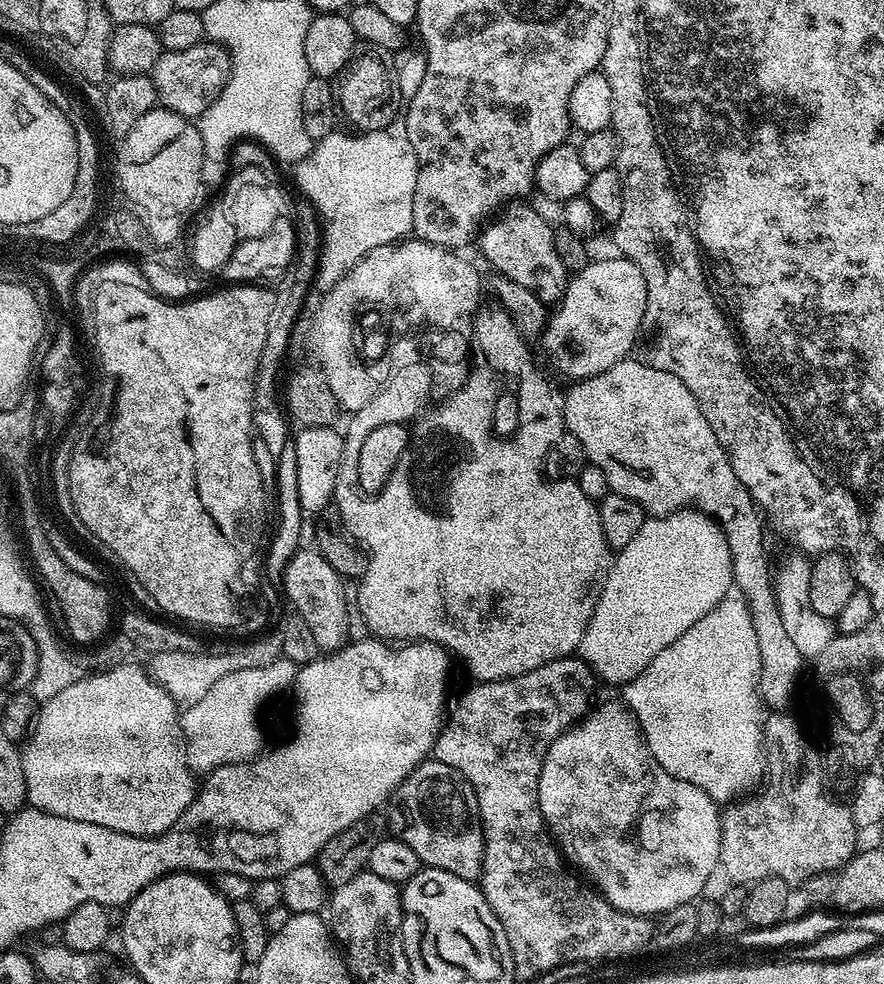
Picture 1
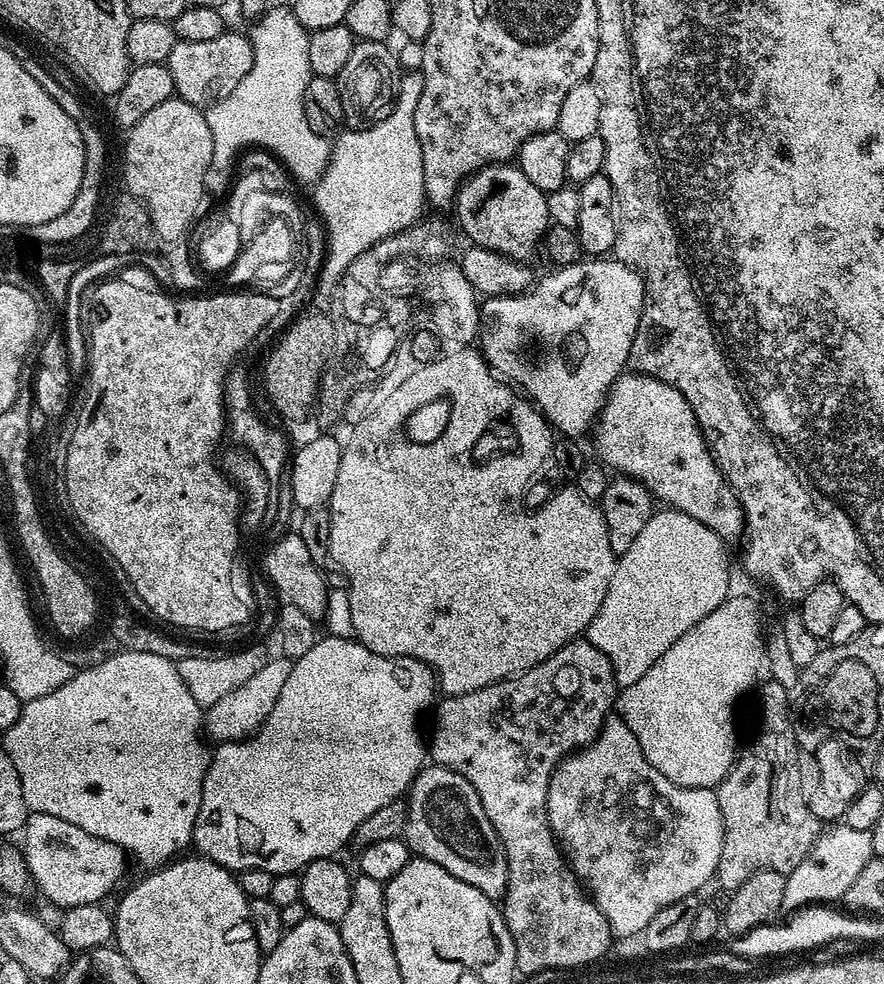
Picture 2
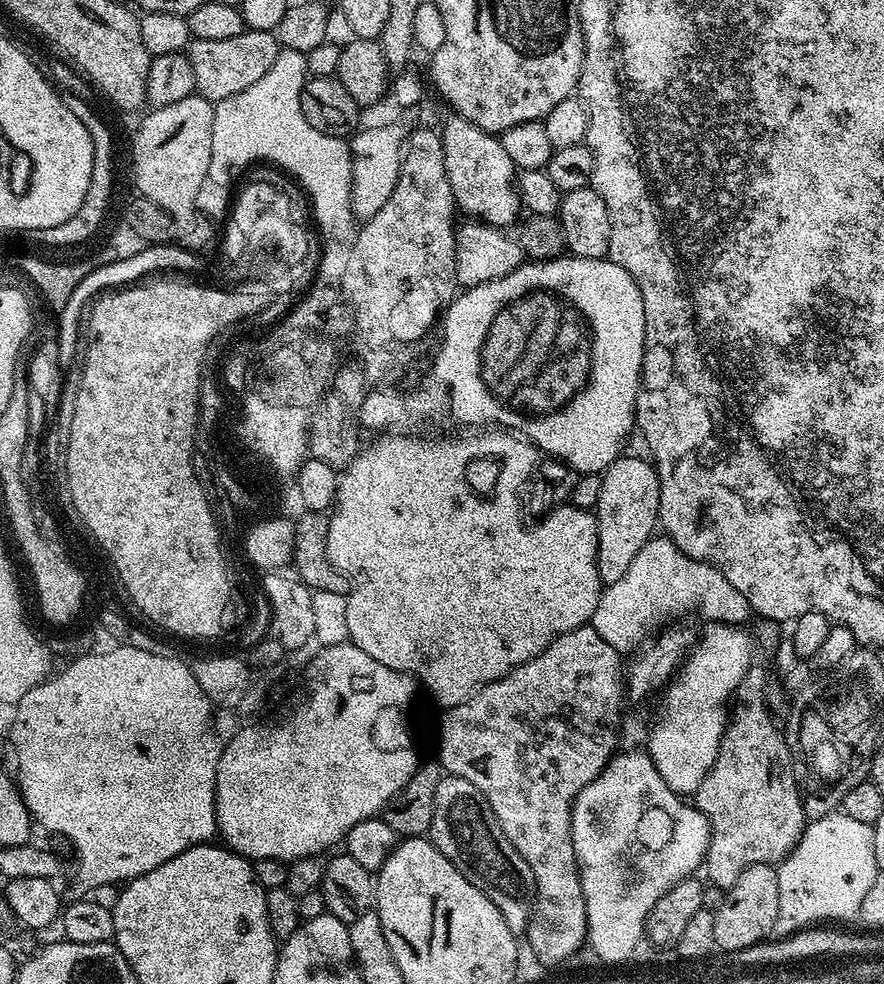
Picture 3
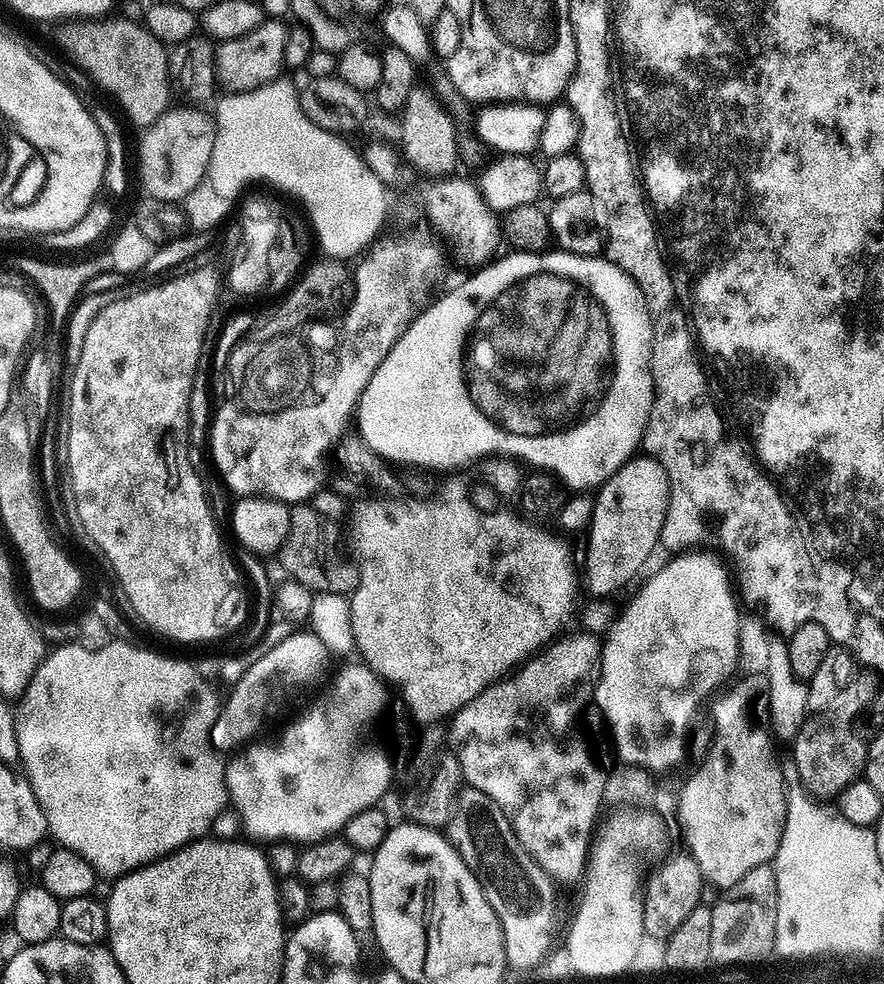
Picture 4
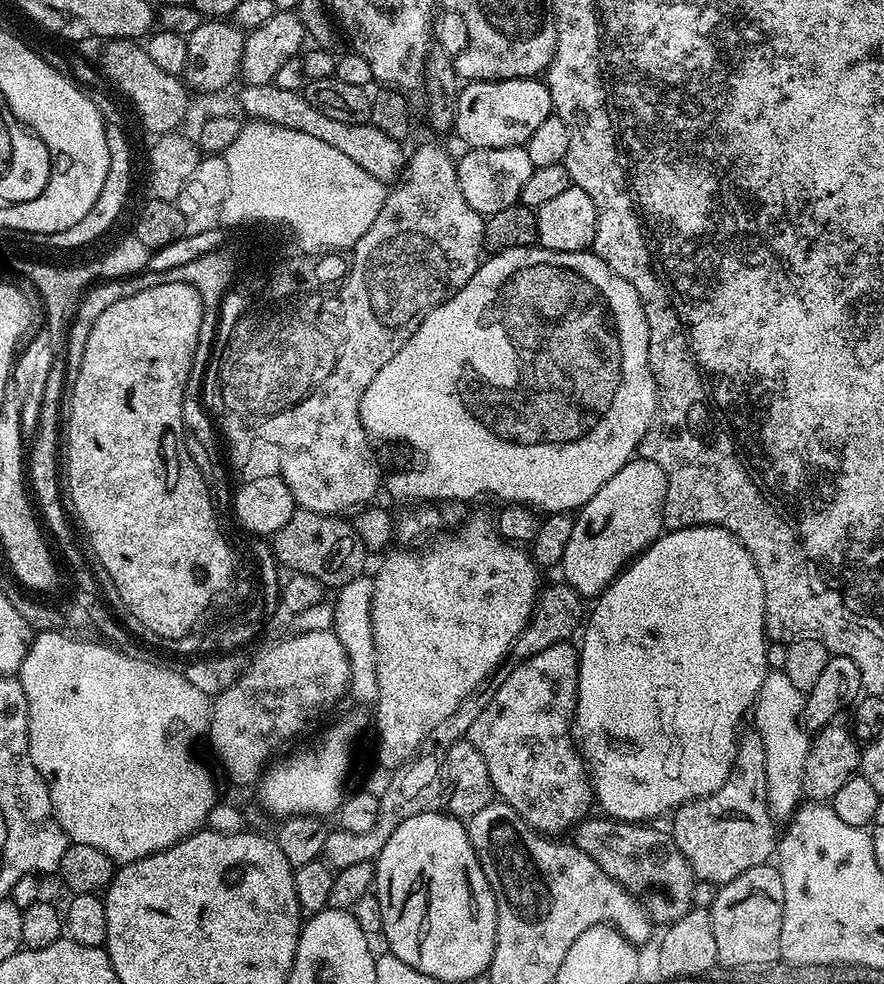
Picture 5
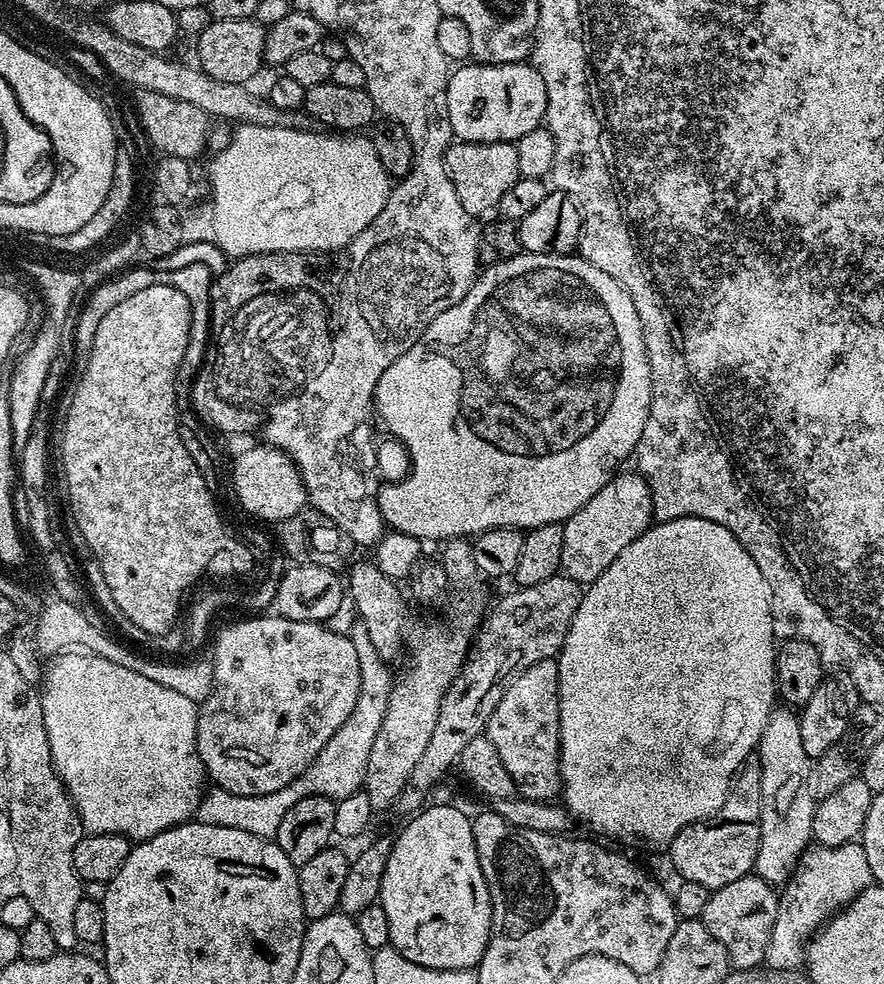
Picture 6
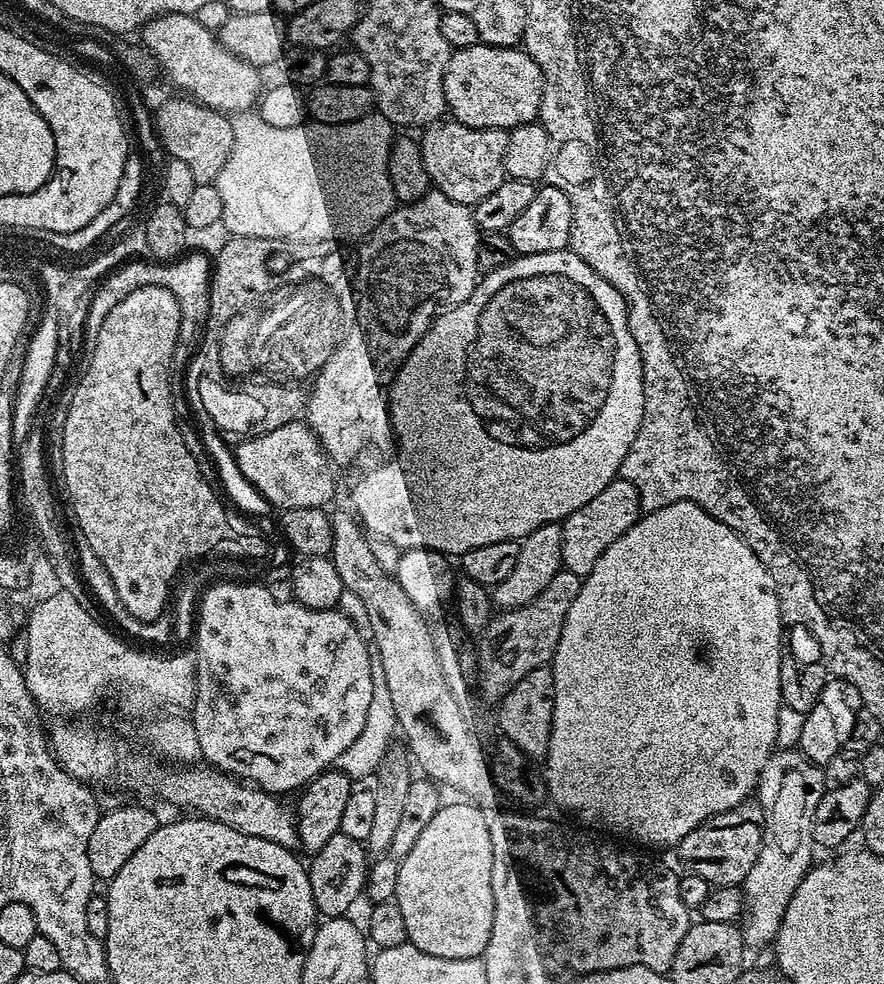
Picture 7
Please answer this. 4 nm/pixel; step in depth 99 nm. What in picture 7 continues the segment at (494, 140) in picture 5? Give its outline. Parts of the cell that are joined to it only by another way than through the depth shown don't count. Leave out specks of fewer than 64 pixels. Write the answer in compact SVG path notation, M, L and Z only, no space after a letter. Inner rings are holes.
M475 44L452 53L444 75L444 103L451 119L471 128L507 128L533 123L540 114L544 75L528 53L515 48Z

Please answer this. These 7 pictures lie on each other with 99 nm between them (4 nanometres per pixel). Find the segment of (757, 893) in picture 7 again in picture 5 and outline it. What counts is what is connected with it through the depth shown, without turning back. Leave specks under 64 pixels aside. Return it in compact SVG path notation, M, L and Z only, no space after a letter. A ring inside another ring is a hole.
M772 670L762 682L760 694L754 705L755 731L762 738L764 747L768 808L777 821L790 821L797 808L800 807L804 796L806 754L810 743L809 733L802 723L805 699L806 693L798 690L798 686L794 686L794 682L790 682L790 678L783 670Z

